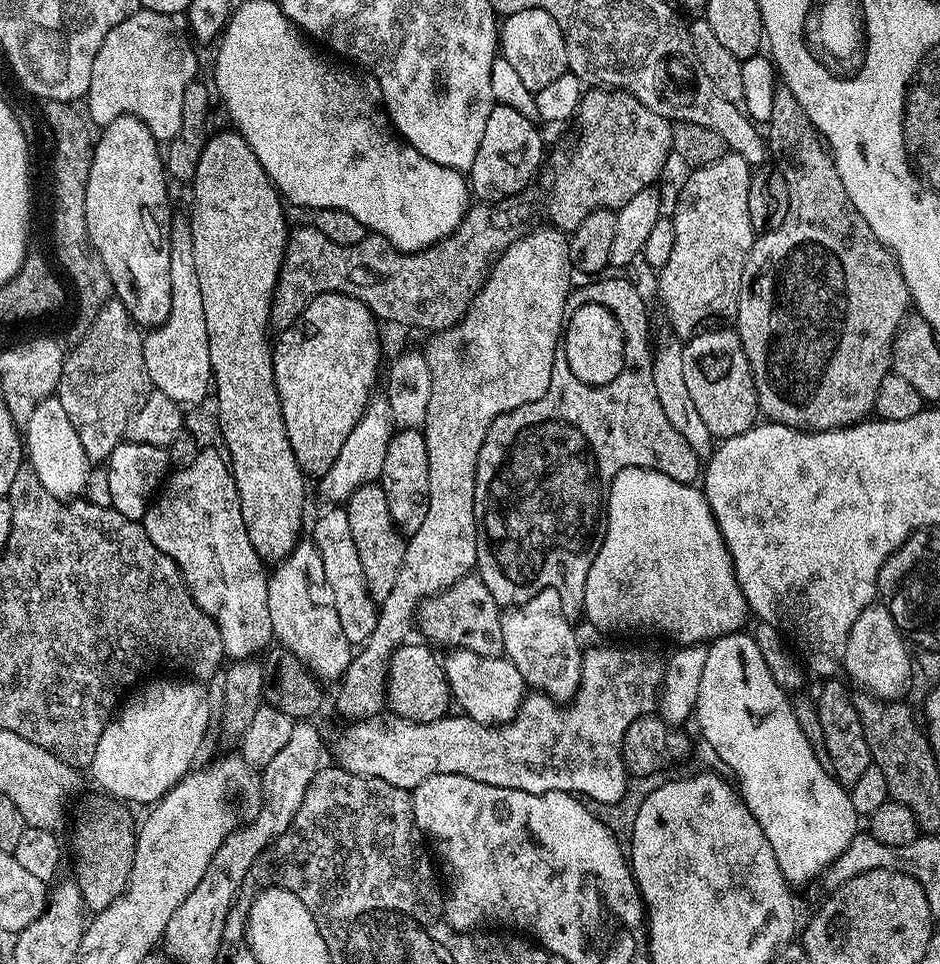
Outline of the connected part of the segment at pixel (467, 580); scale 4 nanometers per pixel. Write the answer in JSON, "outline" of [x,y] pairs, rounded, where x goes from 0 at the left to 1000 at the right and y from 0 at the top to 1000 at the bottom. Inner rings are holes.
{"outline":[[[499,595],[483,604],[483,608],[474,613],[450,622],[446,635],[443,636],[441,646],[445,648],[445,656],[452,660],[448,661],[465,673],[490,672],[514,680],[530,680],[536,674],[533,638],[534,631],[528,626],[526,616],[517,612],[510,596]]]}

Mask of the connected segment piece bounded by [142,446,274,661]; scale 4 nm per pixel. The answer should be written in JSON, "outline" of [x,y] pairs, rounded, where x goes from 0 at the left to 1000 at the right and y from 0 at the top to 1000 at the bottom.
{"outline":[[[217,463],[203,483],[186,487],[178,495],[169,513],[159,522],[151,543],[160,562],[164,562],[172,575],[177,575],[191,588],[206,624],[232,649],[239,682],[244,686],[262,685],[280,677],[291,664],[285,628],[286,594],[282,582],[277,580],[270,566],[266,566],[266,554],[262,554],[262,541],[257,537],[247,487],[244,478],[235,473],[228,466]]]}

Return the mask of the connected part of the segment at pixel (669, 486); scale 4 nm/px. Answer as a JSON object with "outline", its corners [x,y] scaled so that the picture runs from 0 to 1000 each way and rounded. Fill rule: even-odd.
{"outline":[[[667,485],[656,492],[647,513],[643,561],[632,579],[632,587],[628,587],[628,595],[623,599],[620,638],[626,639],[627,645],[638,656],[695,656],[698,660],[712,660],[713,663],[720,664],[718,667],[723,670],[756,666],[765,660],[774,660],[793,650],[791,646],[798,643],[796,624],[789,616],[783,593],[779,589],[779,577],[774,574],[764,541],[755,529],[753,518],[749,516],[744,505],[727,502],[717,496],[709,496],[709,492],[690,485]]]}

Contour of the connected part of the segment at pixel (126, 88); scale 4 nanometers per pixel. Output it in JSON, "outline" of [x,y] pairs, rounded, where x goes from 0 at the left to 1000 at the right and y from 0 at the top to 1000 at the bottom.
{"outline":[[[149,8],[130,23],[126,23],[126,27],[117,31],[117,35],[113,35],[100,60],[100,73],[96,73],[96,89],[91,101],[91,120],[99,130],[116,129],[127,120],[145,120],[168,147],[184,145],[189,135],[194,135],[194,98],[198,98],[198,89],[202,89],[210,82],[209,54],[204,51],[205,43],[197,36],[194,29],[191,34],[187,23],[177,15]]]}

